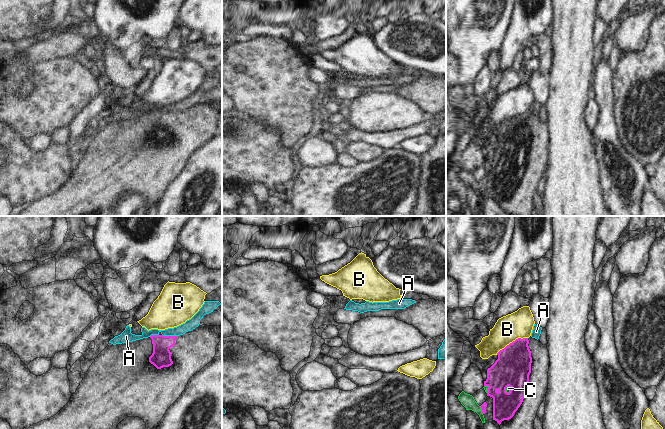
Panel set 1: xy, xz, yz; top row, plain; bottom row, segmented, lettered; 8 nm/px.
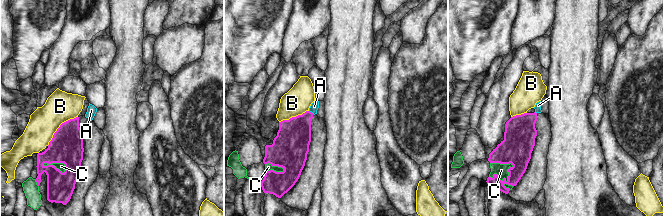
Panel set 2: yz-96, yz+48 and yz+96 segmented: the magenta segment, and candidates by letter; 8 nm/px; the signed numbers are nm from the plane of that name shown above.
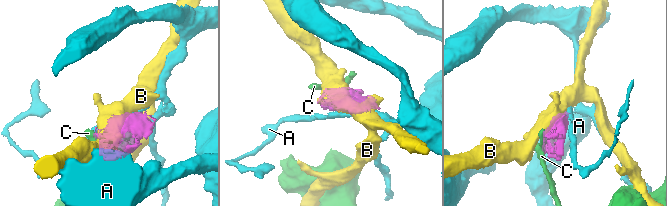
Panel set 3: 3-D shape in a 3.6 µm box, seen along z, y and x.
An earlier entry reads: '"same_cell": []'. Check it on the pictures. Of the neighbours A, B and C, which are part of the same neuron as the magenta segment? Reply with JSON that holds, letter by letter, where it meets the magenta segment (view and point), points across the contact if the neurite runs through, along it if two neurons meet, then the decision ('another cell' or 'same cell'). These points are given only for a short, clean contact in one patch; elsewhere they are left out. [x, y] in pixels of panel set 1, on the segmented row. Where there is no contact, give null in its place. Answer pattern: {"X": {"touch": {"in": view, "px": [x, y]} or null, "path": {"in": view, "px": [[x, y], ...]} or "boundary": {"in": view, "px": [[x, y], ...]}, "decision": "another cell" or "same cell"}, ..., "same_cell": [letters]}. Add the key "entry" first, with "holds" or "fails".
{"entry": "holds", "A": {"touch": {"in": "xy", "px": [170, 336]}, "boundary": {"in": "xy", "px": [[162, 334], [177, 336]]}, "decision": "another cell"}, "B": {"touch": {"in": "yz", "px": [512, 342]}, "decision": "another cell"}, "C": {"touch": {"in": "yz", "px": [505, 389]}, "decision": "another cell"}, "same_cell": []}

